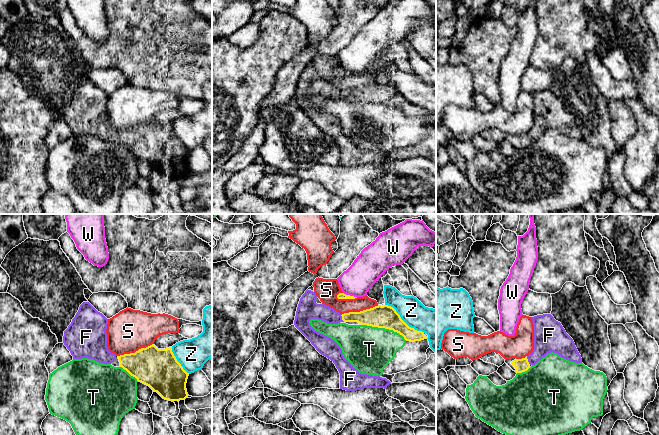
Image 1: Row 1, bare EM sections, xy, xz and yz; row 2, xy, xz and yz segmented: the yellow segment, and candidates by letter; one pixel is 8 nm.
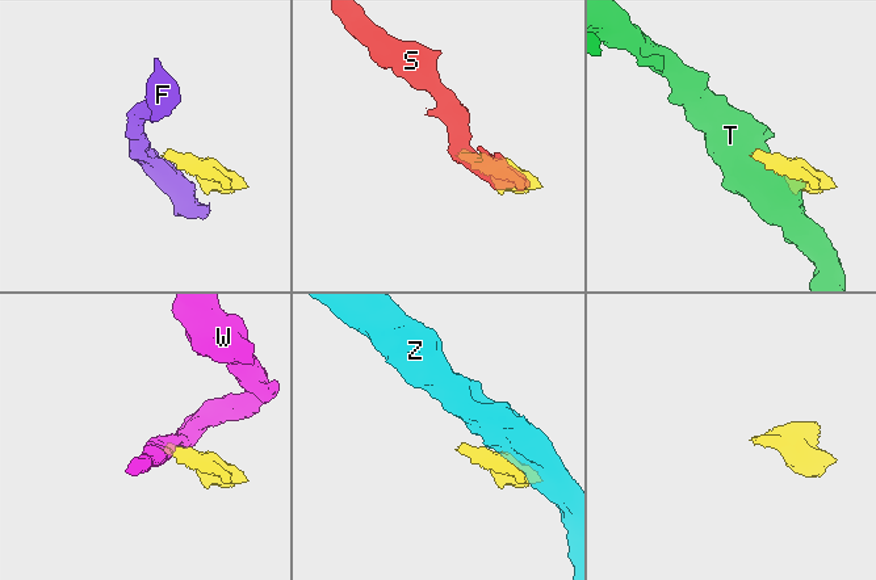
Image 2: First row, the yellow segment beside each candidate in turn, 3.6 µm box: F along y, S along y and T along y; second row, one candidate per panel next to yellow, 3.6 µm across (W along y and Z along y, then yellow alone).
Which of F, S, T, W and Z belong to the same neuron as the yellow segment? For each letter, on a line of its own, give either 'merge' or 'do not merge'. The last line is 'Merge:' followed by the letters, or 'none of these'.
F: merge
S: do not merge
T: do not merge
W: do not merge
Z: do not merge
Merge: F

